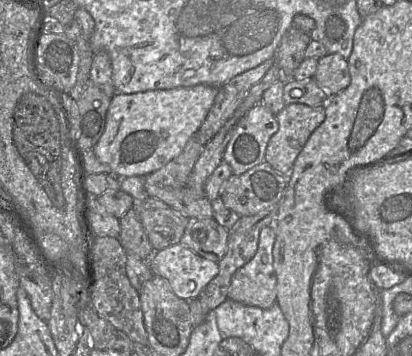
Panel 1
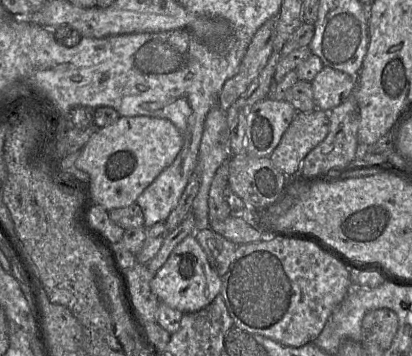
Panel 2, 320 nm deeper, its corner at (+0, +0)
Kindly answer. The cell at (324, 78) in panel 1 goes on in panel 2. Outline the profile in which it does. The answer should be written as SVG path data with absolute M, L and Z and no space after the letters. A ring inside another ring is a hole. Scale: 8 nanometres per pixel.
M324 66L311 81L316 108L331 111L344 102L355 87L355 77Z

